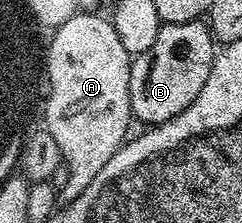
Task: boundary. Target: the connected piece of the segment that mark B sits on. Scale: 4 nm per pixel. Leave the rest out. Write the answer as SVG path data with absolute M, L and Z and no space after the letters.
M204 19L162 23L159 34L155 34L155 46L129 66L129 101L133 116L141 119L145 126L156 126L187 110L207 82L214 55L215 41Z

